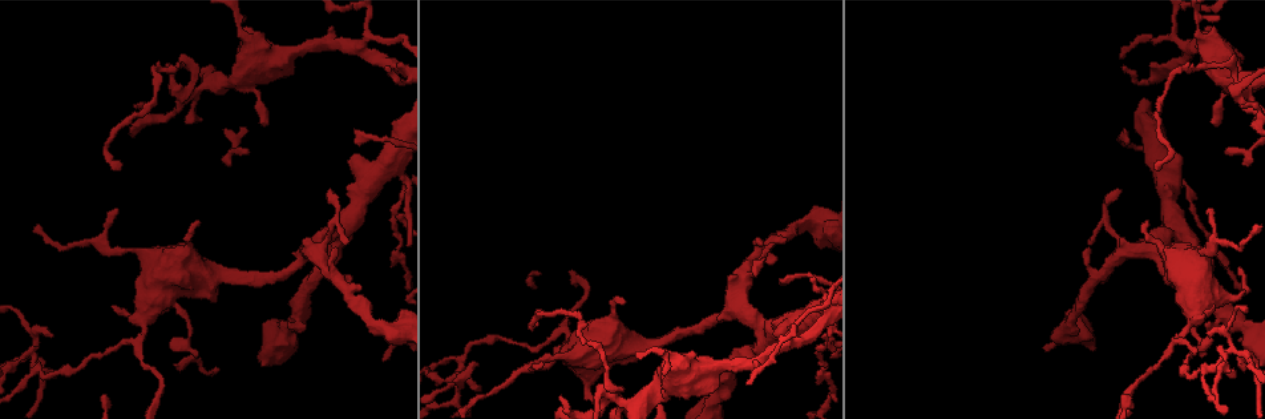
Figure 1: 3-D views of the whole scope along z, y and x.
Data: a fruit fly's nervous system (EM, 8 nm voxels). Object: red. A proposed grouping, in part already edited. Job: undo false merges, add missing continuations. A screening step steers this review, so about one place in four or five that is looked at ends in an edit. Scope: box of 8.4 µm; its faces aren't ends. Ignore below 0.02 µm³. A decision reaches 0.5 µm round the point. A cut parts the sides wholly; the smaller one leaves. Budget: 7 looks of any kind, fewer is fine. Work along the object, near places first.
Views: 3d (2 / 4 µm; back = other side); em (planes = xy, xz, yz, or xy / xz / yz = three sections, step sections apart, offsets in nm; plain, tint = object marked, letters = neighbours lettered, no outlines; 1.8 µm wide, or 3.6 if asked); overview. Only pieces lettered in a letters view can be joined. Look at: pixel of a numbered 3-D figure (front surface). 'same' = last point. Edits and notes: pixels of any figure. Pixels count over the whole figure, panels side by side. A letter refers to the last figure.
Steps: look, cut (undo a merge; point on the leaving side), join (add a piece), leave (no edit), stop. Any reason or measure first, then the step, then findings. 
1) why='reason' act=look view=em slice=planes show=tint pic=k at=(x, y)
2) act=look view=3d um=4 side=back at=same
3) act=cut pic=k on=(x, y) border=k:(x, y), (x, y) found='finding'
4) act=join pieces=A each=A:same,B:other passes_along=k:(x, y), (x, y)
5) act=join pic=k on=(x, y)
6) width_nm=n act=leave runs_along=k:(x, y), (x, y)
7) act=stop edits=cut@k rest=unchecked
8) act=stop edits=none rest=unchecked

why='branch stops here' act=look view=3d um=4 pic=1 at=(1204, 325)

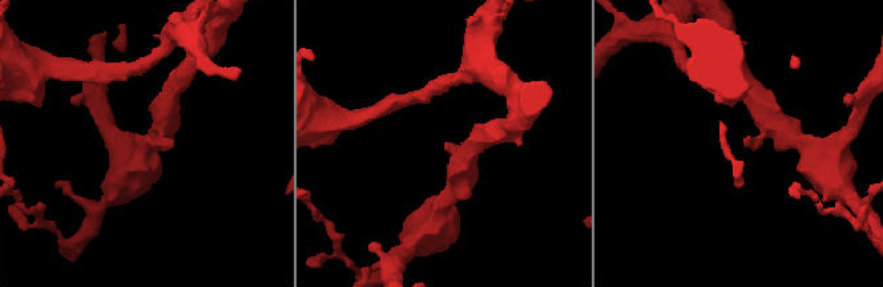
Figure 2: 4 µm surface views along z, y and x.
act=look view=em slice=xy step=4 show=letters pic=2 at=(745, 142)

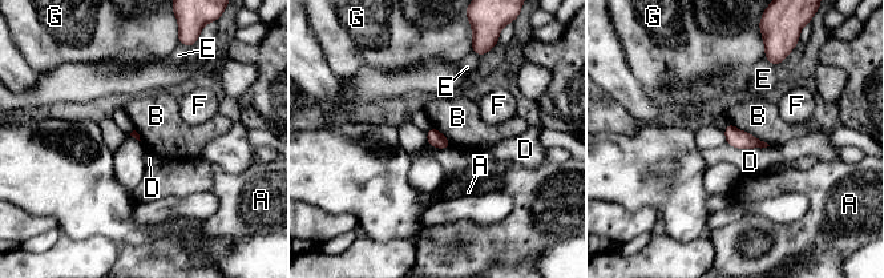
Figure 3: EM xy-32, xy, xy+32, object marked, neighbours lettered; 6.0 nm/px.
why='another direction' act=look view=em slice=planes show=letters at=same

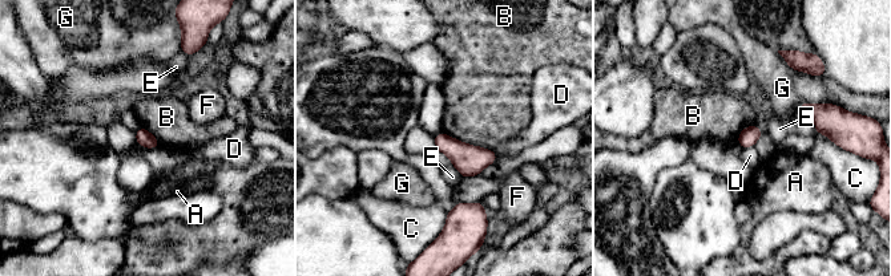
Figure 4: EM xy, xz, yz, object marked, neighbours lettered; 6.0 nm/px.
longest_contact=B:340nm act=leave each=A:other,B:other,C:other,D:other,E:other,F:other,G:other found='none of them fits'

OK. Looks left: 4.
why='two arms in line, one across' act=look view=3d um=2 pic=1 at=(1199, 370)

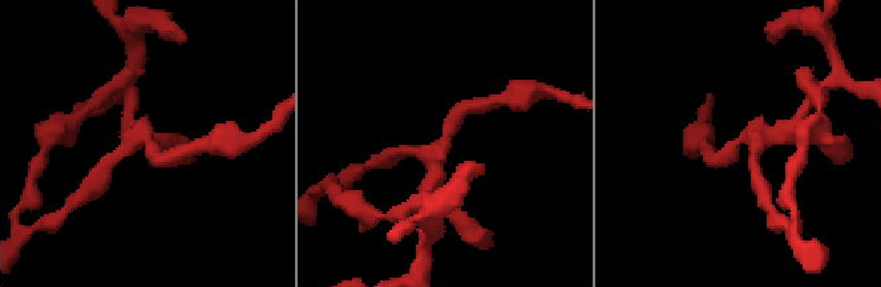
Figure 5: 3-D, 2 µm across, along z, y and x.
act=look view=em slice=planes show=plain pic=5 at=(748, 142)

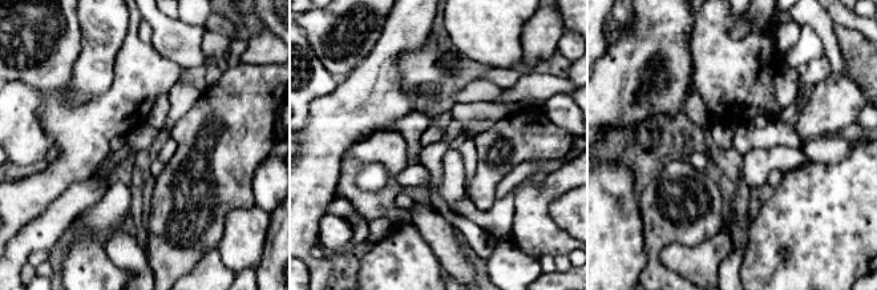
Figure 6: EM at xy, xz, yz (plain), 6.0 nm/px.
act=look view=em slice=planes show=letters at=same

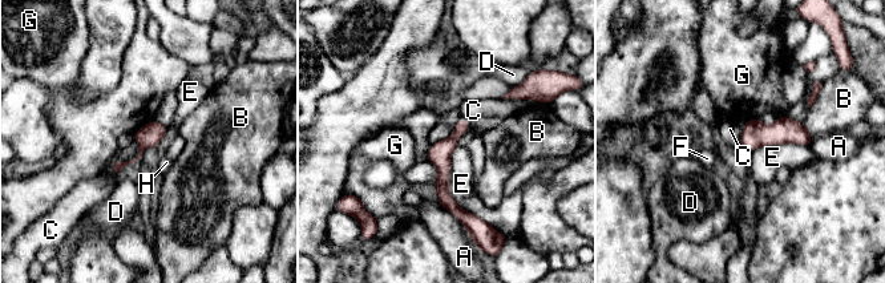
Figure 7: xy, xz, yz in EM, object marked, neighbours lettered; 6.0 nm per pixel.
act=leave each=A:other,B:other,C:other,D:other,E:other,F:other,G:other,H:other border=7:(134, 138), (117, 174) found='continuous, no second neuron'

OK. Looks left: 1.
act=stop edits=none rest=unchecked

